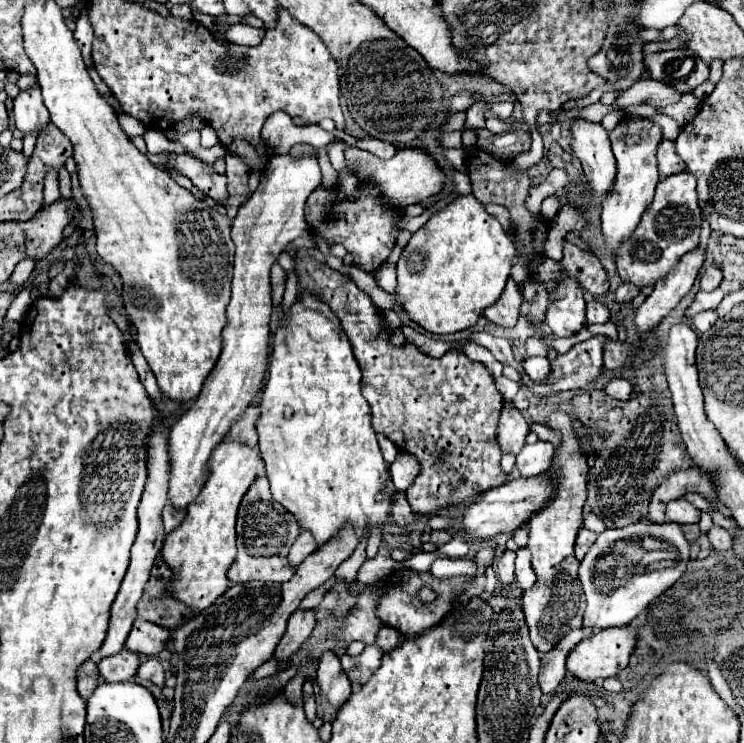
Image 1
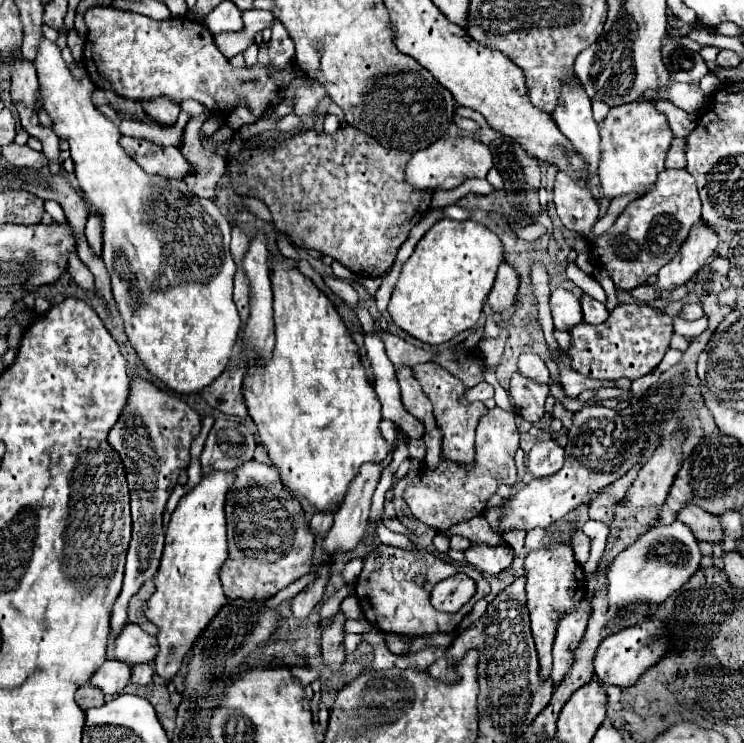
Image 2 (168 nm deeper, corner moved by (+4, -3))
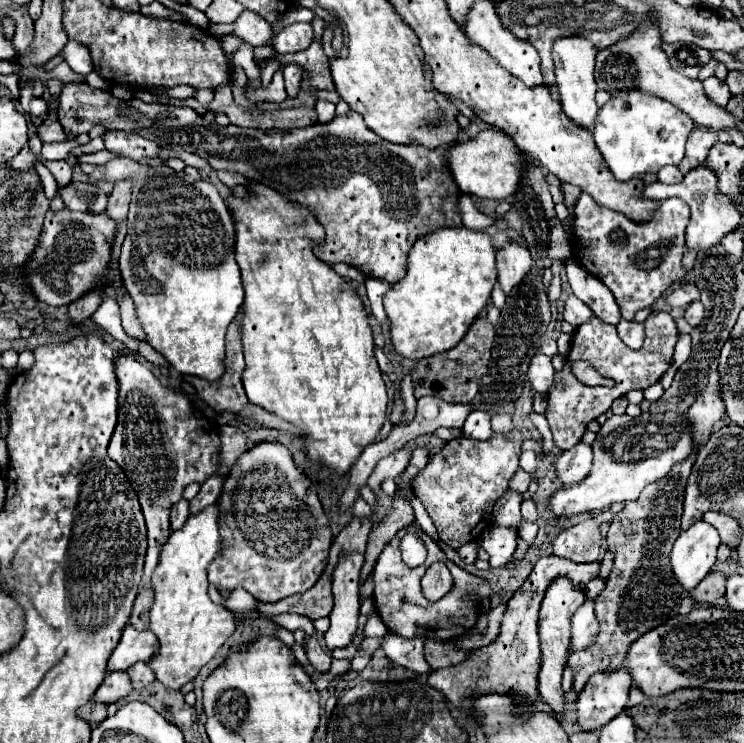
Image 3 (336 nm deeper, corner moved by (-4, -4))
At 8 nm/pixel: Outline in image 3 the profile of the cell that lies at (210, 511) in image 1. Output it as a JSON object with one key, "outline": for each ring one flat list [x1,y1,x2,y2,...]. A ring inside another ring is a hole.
{"outline":[[218,504,206,506,204,510,190,514,186,524,180,530,174,530,162,548,160,564,156,566,156,572,152,576,152,586,154,586,156,596,154,596,154,604,150,610,150,630,158,636,160,650,148,662,148,666,152,666,156,678,166,688,180,690,186,682,194,680,198,670,212,660,212,656,218,652,218,648,236,630,234,614,228,608,224,608,222,604,214,604,208,596,208,566,220,556,220,552,222,552,222,538,220,538,220,508,218,508]]}

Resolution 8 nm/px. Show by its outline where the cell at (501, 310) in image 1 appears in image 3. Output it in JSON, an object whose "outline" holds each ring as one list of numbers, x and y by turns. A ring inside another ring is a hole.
{"outline":[[506,242,496,254,496,264,498,264,498,282,504,294,508,294,530,272,532,256,524,244]]}

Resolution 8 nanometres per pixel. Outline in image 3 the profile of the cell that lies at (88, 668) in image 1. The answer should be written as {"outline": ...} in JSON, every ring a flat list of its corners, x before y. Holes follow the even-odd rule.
{"outline":[[90,700,88,704,84,704,80,710,78,710,78,716,88,720,90,724,98,724,100,720,106,718,106,704,100,704,100,702,94,702]]}

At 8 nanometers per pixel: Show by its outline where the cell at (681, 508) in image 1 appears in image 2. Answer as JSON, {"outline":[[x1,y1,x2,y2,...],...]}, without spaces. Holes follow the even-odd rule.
{"outline":[[688,505,678,513,678,521,686,523,692,531,696,531,694,535,700,541,708,541,708,543,722,543,724,539,724,527,720,525,720,519,708,511,704,511,702,507,696,505]]}

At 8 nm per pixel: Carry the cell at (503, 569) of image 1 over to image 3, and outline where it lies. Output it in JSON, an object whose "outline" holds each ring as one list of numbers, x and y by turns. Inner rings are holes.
{"outline":[[492,526,482,534,480,546,490,556,490,568,506,566,512,560,512,554,516,550,516,534,518,534,516,528,502,526]]}

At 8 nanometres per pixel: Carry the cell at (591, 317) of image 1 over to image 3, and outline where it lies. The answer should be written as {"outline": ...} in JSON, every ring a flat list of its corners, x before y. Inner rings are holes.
{"outline":[[568,260,566,262,568,282,572,286,572,292,576,298,580,298,584,304,590,306,590,310,608,324,620,322,620,308,616,304,616,298,612,296,610,288,602,284,596,276,592,276,588,270,584,270,578,262]]}

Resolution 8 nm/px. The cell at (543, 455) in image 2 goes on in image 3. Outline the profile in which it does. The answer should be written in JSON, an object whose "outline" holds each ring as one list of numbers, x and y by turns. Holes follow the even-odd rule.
{"outline":[[582,442,570,450,560,452,554,458,556,476,564,484,576,484,584,480,584,476,590,472,590,466,592,466,592,448]]}

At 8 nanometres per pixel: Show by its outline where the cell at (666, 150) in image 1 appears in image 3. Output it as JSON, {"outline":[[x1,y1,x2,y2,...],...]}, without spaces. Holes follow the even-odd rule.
{"outline":[[694,128,688,136,688,142,686,142,686,156,682,158,682,162,678,164,680,172,690,172,692,168,698,168,704,164,706,156,708,156,708,150,712,148,712,144,716,144,716,136,712,132,702,132,698,128]]}

